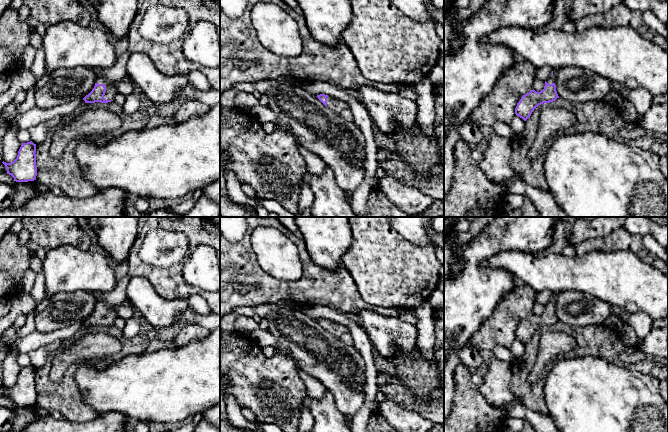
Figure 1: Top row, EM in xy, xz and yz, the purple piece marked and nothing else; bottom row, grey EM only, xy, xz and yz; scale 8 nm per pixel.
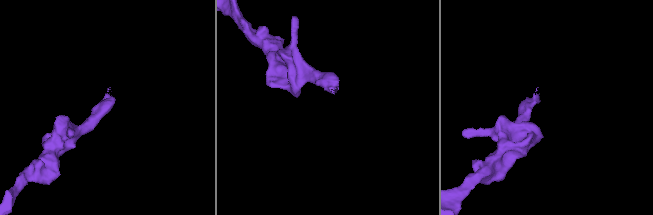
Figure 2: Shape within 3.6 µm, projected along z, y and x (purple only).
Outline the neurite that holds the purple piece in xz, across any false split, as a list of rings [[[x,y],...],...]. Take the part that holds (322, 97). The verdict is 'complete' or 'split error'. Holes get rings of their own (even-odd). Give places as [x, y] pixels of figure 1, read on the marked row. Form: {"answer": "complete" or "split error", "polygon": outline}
{"answer": "split error", "polygon": [[[325,94],[317,95],[317,97],[326,107],[338,115],[340,115],[342,111],[350,109],[348,103],[338,100],[334,97]]]}

